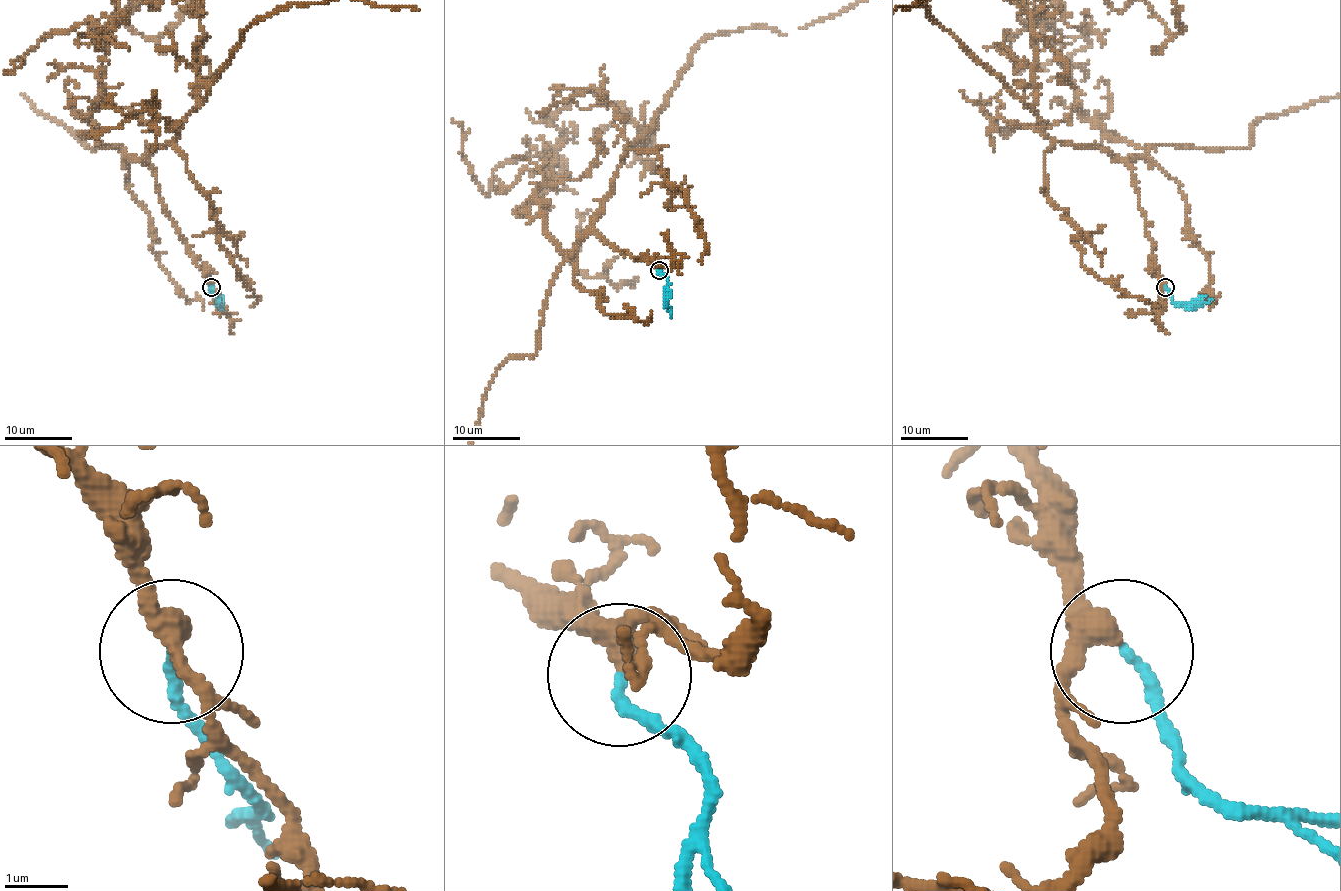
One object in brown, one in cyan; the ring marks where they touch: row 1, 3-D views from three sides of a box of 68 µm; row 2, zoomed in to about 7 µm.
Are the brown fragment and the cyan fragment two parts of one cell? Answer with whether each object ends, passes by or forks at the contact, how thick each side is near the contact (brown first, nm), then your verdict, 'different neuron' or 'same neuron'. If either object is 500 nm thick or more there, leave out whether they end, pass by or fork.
brown passes by | cyan ends | 320/170 nm | same neuron

